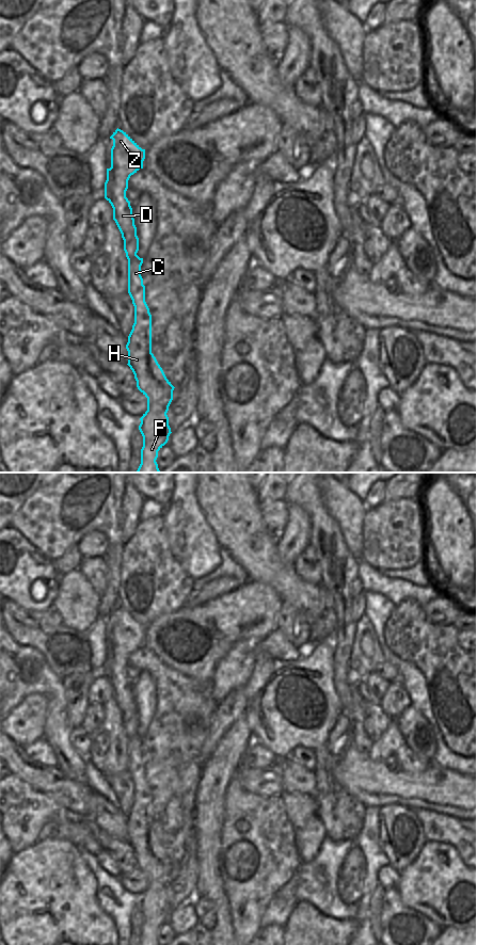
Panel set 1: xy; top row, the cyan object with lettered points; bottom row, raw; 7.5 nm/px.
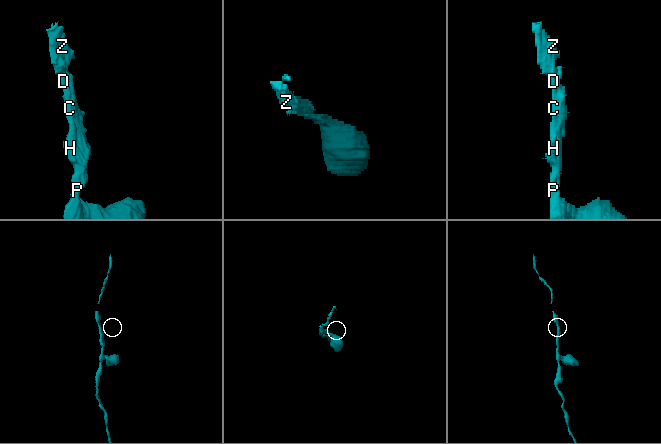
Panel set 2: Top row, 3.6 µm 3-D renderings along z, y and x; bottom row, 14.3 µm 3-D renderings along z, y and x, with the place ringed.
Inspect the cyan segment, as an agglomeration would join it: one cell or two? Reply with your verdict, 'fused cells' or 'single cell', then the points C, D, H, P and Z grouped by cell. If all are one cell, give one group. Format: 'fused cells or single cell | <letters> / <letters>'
single cell | C D H P Z

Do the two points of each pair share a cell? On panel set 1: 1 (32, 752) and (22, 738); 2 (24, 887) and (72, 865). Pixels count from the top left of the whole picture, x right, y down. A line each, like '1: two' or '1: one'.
1: two
2: one

